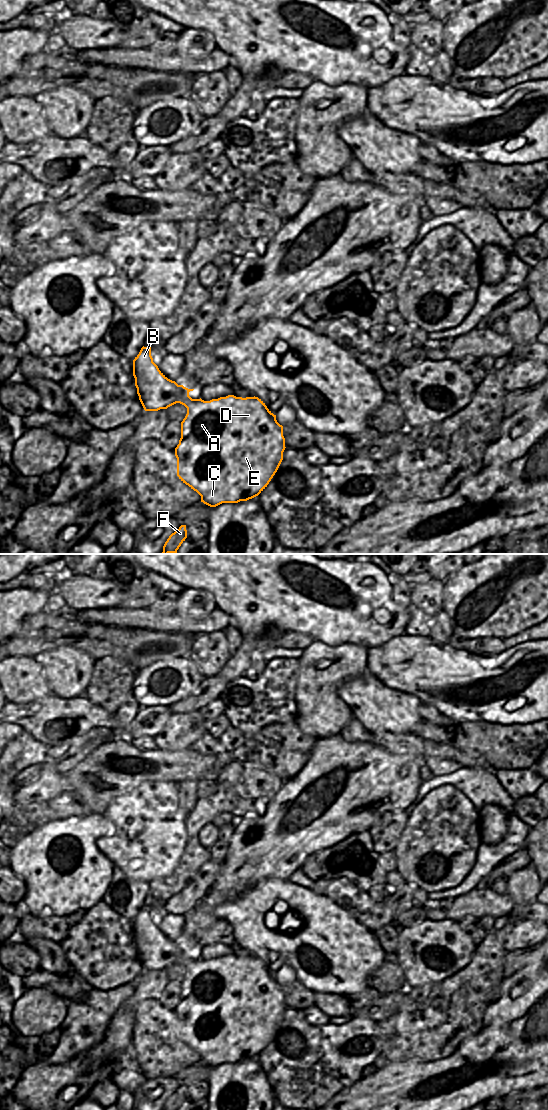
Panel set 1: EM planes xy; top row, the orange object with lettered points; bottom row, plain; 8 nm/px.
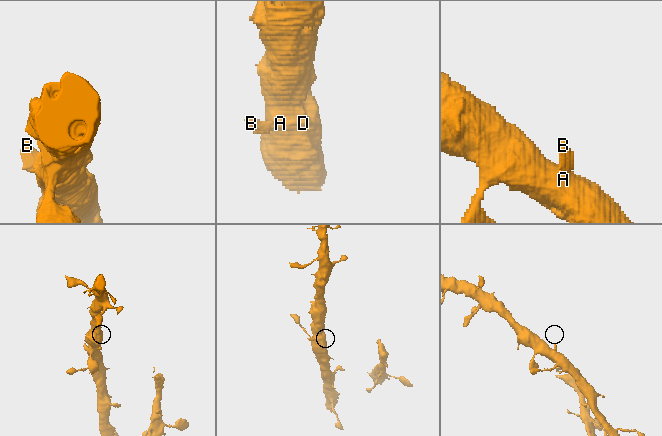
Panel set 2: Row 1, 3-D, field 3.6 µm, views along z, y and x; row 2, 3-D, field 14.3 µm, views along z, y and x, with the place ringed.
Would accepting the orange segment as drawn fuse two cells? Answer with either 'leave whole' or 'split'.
leave whole

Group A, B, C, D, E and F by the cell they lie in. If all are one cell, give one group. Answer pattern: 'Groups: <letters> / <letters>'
Groups: A B C D E F

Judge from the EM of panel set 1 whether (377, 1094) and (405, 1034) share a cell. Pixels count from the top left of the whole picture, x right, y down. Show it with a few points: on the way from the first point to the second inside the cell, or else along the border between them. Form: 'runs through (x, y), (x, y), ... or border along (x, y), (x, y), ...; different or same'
border along (389, 1060), (417, 1061); different

